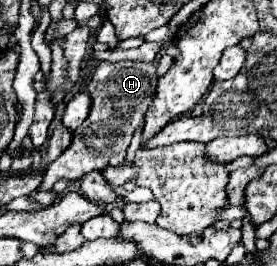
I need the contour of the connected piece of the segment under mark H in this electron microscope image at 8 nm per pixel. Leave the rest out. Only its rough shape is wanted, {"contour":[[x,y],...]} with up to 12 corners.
{"contour":[[99,62],[89,116],[39,190],[103,170],[155,98],[153,62]]}

